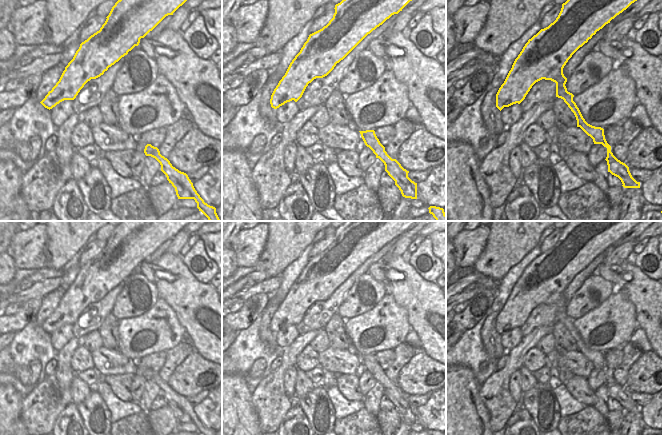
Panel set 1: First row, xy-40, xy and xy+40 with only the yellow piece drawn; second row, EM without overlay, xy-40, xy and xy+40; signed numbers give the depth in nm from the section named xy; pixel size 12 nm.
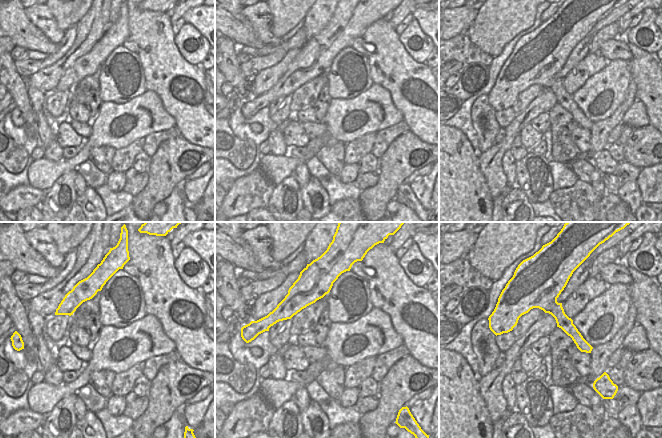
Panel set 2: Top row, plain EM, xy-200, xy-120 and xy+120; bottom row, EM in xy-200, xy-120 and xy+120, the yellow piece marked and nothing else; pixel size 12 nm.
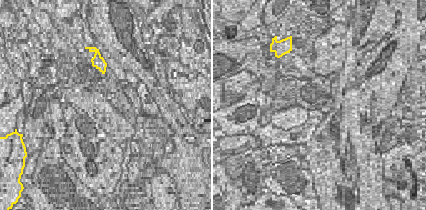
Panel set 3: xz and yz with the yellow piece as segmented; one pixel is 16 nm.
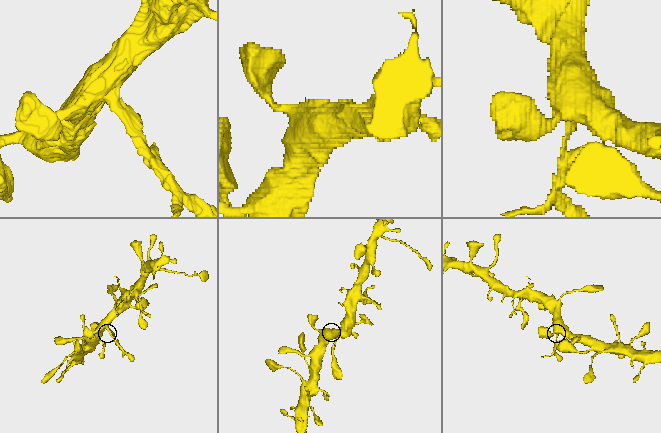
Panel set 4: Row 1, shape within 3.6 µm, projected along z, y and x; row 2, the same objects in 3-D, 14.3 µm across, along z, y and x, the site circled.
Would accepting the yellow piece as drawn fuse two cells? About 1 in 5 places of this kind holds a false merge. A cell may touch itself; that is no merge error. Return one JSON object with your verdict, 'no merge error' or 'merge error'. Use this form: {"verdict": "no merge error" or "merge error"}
{"verdict": "merge error"}

